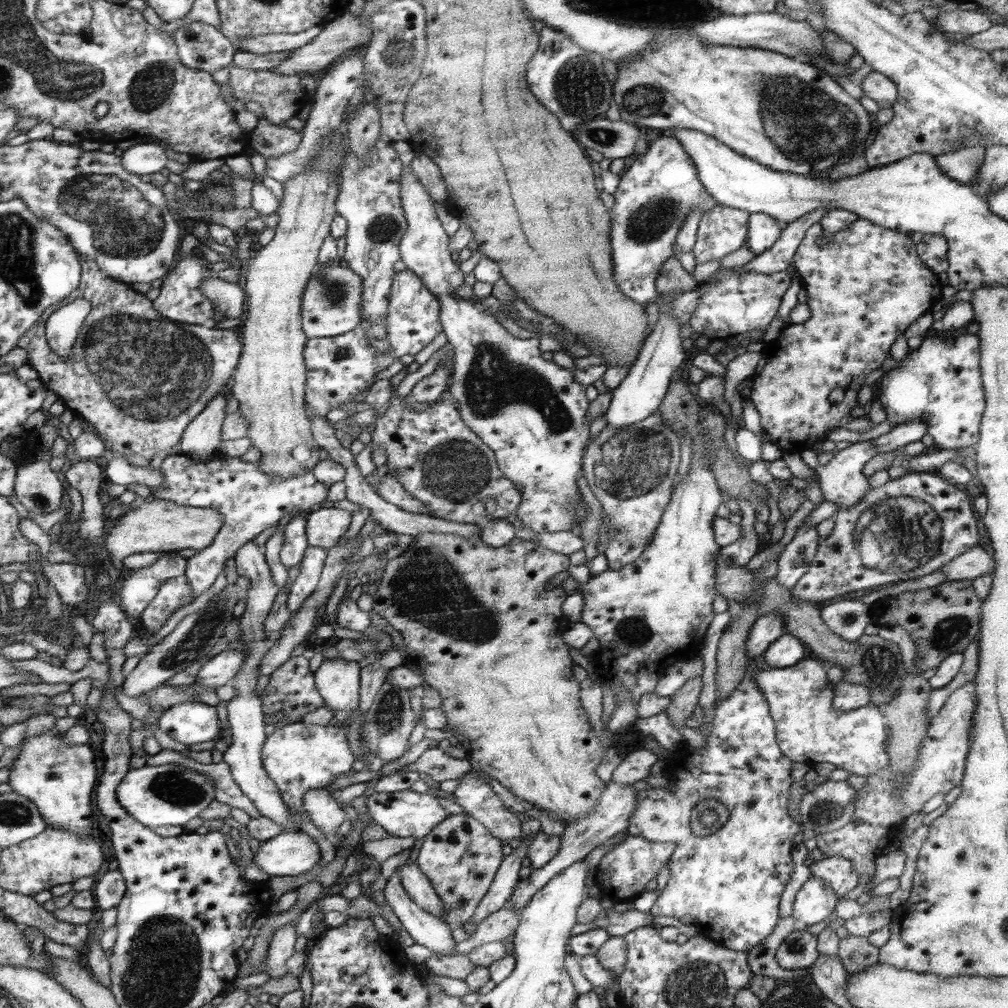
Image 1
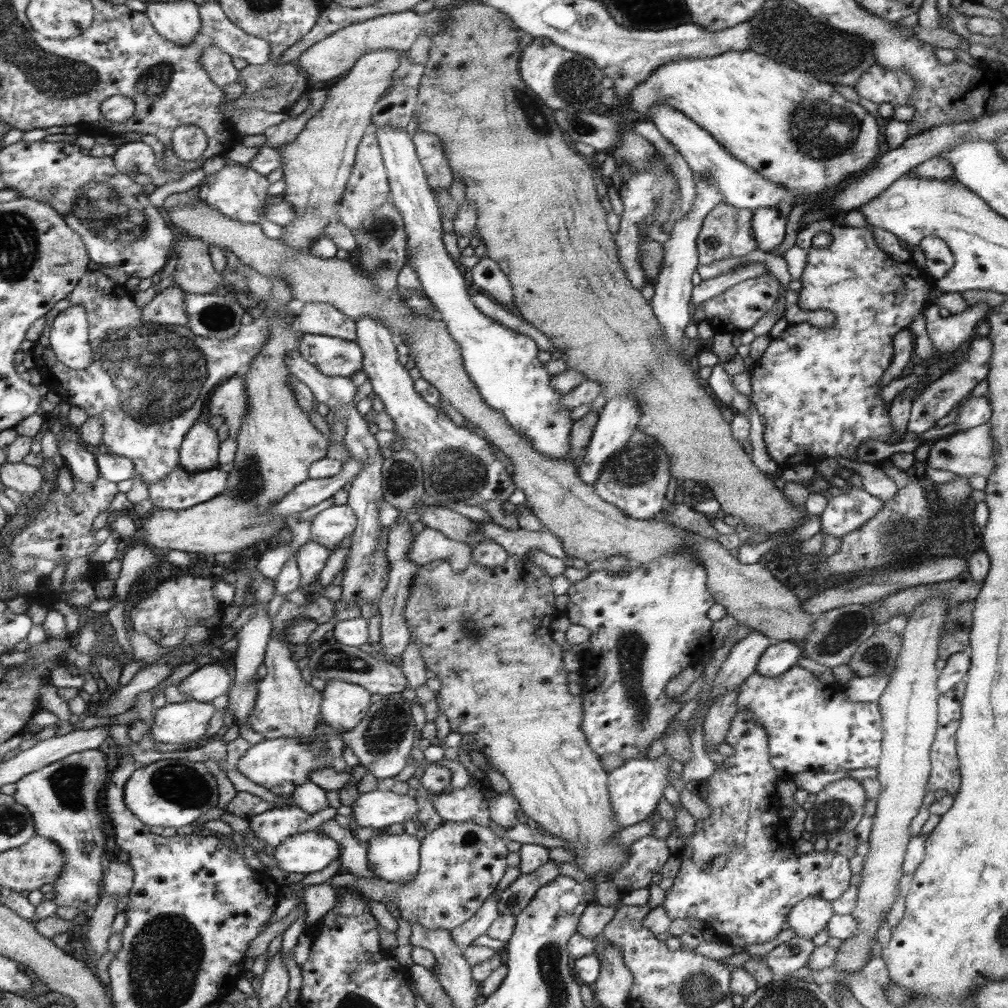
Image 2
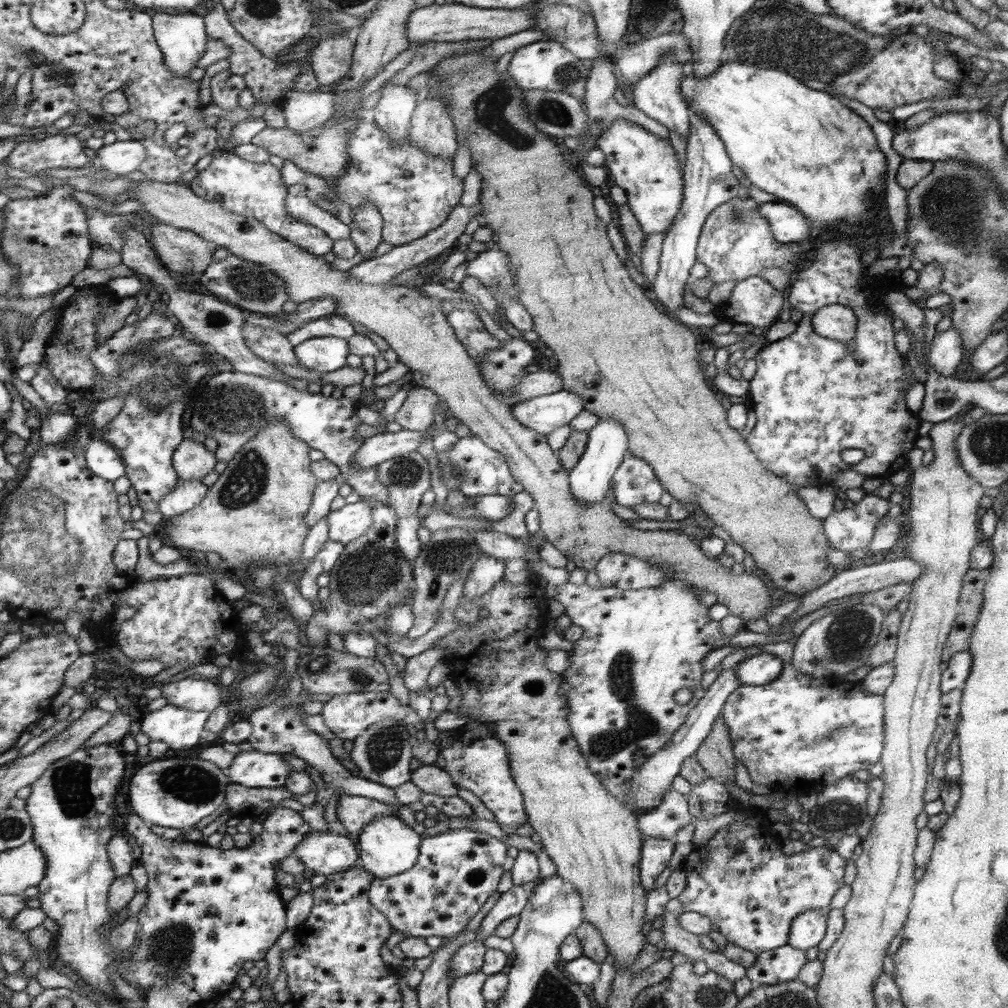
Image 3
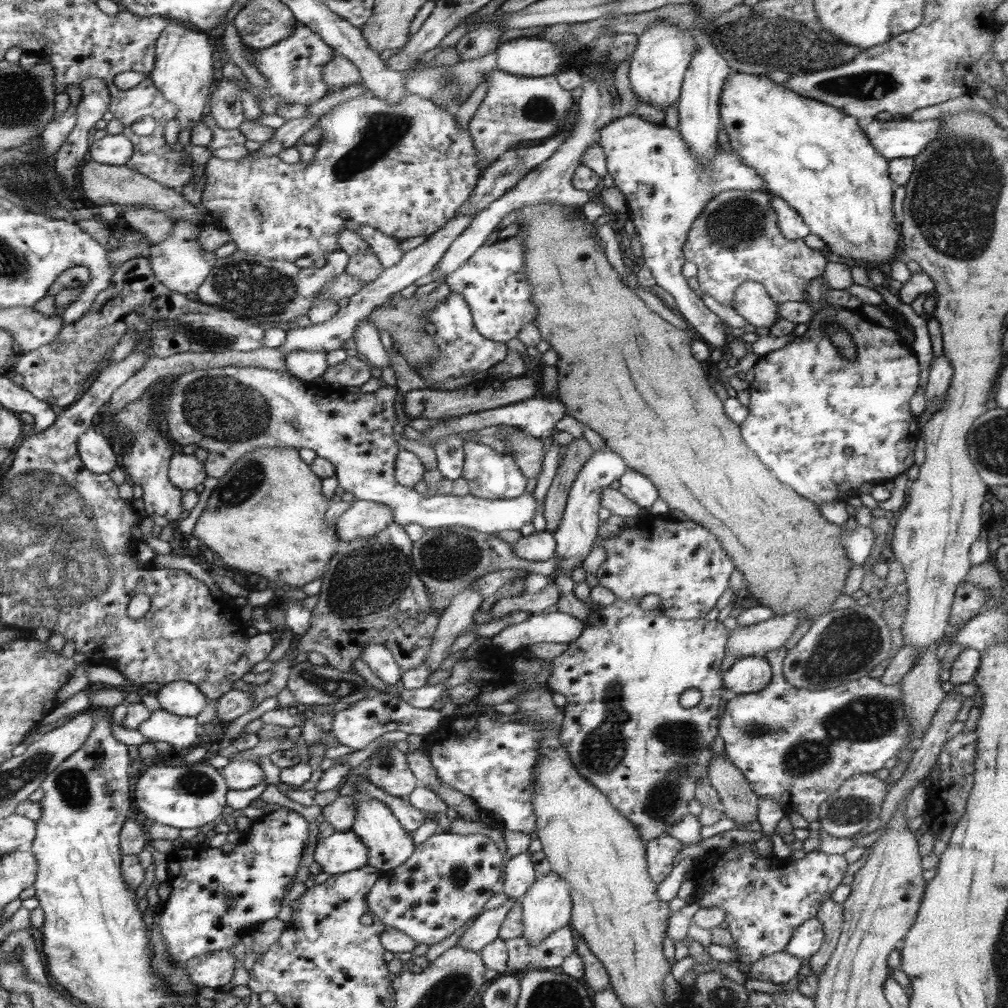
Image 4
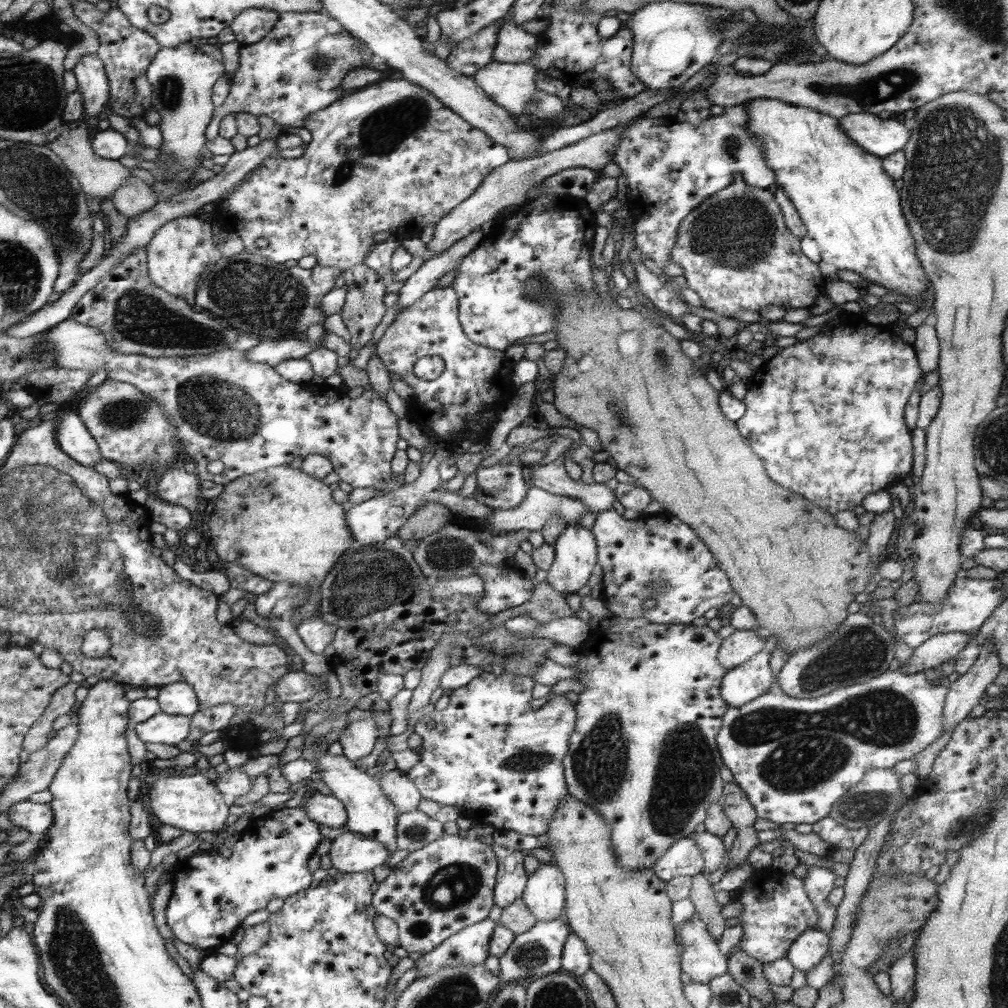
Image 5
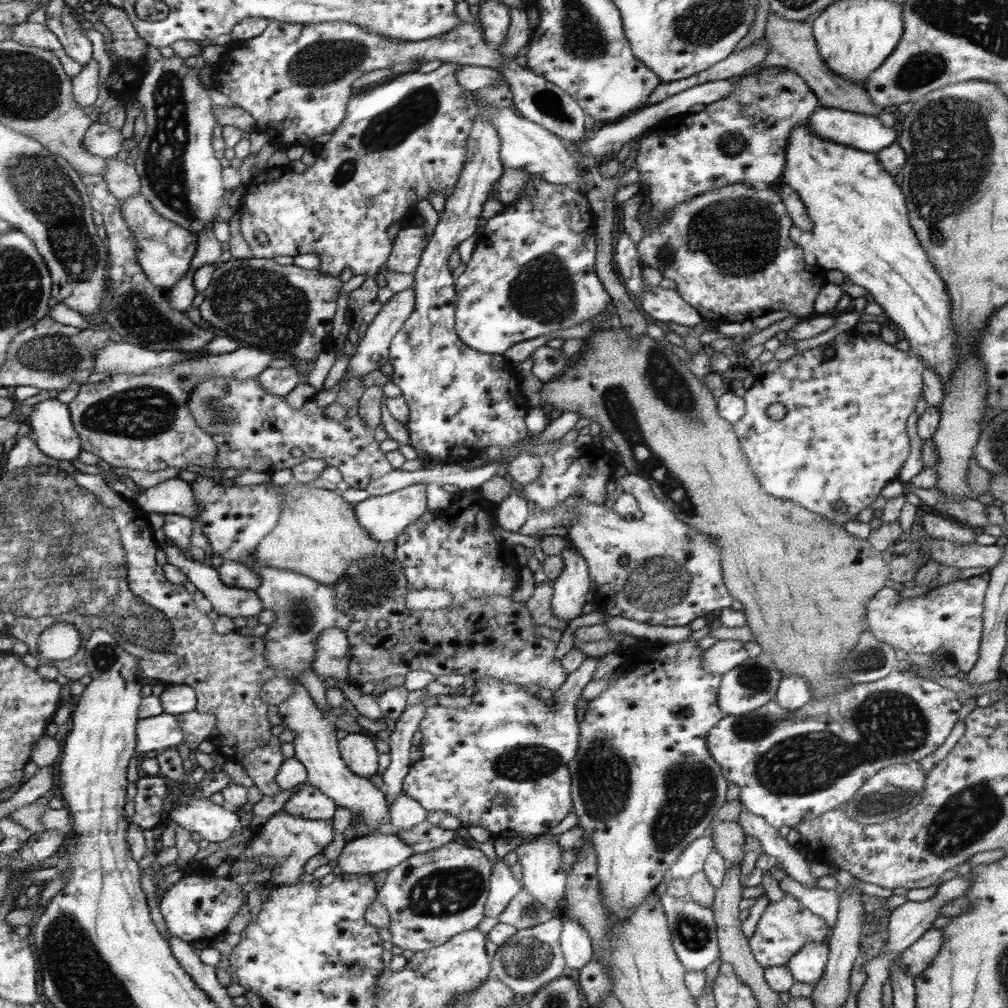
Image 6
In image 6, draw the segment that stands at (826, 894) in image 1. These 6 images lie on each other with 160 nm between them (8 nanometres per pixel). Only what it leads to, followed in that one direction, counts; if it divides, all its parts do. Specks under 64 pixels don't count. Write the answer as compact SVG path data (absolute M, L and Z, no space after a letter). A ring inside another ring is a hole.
M809 942L788 961L787 967L795 982L815 984L822 978L829 957L825 942Z

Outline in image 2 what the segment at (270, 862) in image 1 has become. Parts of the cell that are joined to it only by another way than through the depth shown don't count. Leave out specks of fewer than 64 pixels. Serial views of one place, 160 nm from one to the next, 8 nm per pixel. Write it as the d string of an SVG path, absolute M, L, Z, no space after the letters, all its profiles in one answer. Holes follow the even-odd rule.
M310 831L294 834L292 837L287 838L276 847L273 858L282 870L286 870L286 872L300 872L307 875L329 868L329 864L340 856L341 845L335 839L320 831Z

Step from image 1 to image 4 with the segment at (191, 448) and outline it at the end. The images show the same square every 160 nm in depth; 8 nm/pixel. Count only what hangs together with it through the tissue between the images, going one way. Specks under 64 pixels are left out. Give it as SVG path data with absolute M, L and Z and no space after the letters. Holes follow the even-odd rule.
M181 450L178 454L173 454L169 464L169 478L183 493L194 490L206 480L206 476L208 473L204 463L200 463L194 454L186 455Z

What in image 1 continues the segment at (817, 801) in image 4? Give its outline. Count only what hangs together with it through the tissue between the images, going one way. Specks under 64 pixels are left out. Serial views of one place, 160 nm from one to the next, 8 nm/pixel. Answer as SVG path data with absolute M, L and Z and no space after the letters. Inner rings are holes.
M806 658L793 666L768 668L754 676L774 719L780 750L792 763L827 762L854 775L872 775L890 762L885 749L888 728L882 721L883 711L870 703L846 712L834 710L834 685L828 681L827 670L827 664Z

